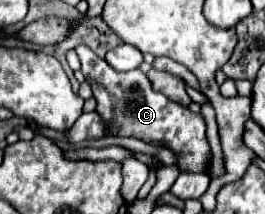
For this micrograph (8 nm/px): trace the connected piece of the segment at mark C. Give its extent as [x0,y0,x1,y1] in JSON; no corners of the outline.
[76,44,212,172]

